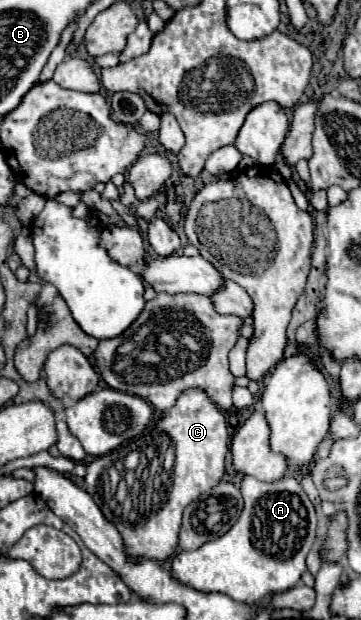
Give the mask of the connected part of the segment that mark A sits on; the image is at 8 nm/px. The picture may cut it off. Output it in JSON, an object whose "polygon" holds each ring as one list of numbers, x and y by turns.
{"polygon":[[244,476,240,492,244,498,244,508,238,522,224,536,200,546,198,550,176,554,172,558,172,574,196,590,218,590,240,602,262,602,266,596,290,590,300,582,306,572,306,556,316,538,318,520,312,502,294,476,284,476,278,482,260,482,252,476]]}

